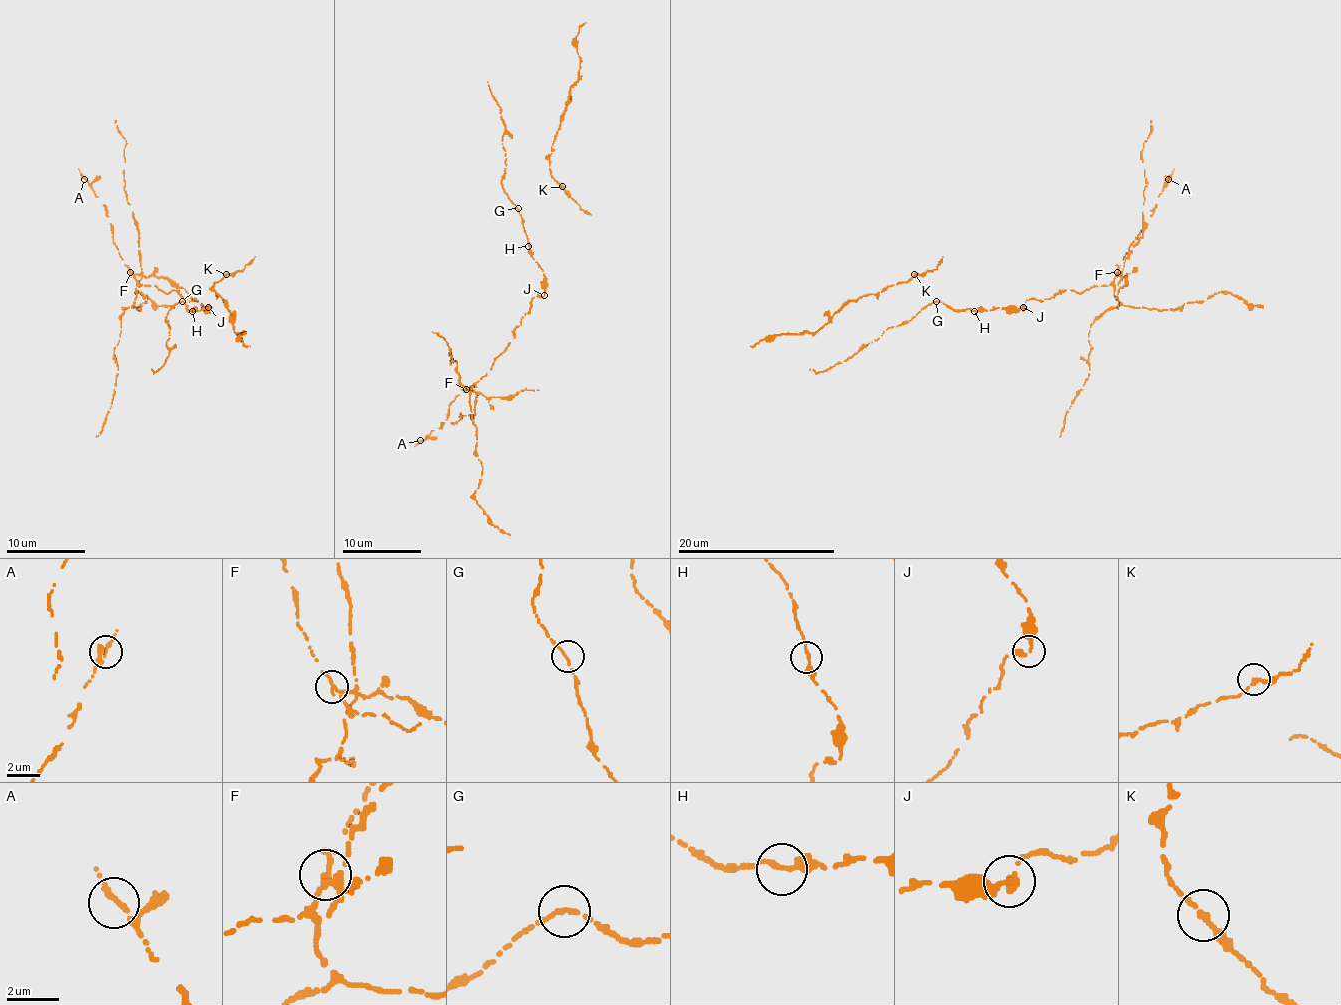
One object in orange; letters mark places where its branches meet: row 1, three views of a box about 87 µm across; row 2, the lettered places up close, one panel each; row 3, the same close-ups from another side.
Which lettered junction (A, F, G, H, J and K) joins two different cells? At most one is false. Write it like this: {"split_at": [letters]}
{"split_at": ["F"]}

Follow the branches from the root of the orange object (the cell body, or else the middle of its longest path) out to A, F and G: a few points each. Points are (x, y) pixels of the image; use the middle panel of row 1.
A: (544, 293), (532, 299), (514, 338), (491, 370), (469, 389), (461, 389), (441, 427), (420, 440)
F: (544, 293), (542, 297), (532, 299), (530, 309), (514, 330), (514, 338), (495, 360), (491, 370), (465, 389)
G: (544, 293), (544, 273), (530, 255), (530, 244), (518, 208)

